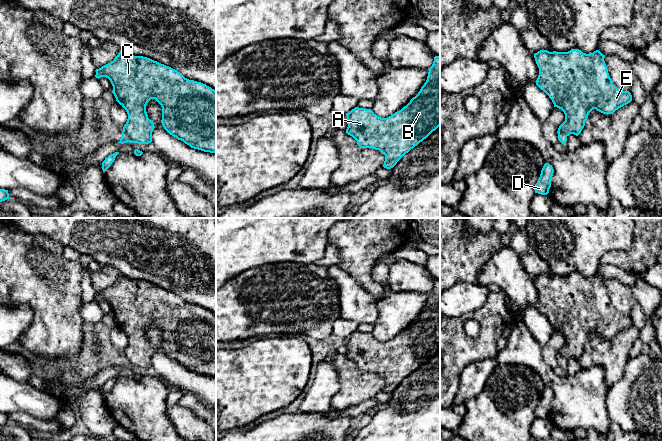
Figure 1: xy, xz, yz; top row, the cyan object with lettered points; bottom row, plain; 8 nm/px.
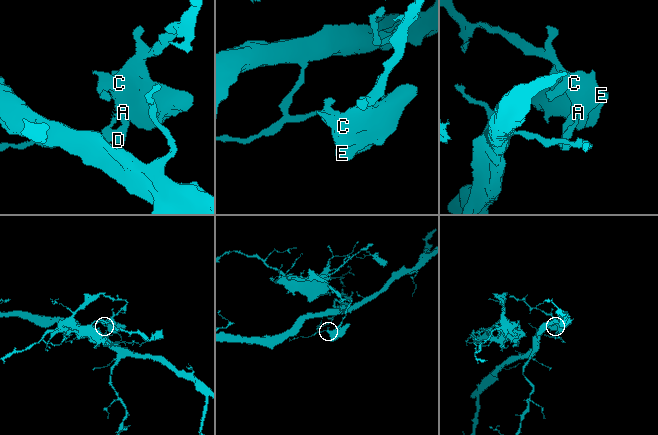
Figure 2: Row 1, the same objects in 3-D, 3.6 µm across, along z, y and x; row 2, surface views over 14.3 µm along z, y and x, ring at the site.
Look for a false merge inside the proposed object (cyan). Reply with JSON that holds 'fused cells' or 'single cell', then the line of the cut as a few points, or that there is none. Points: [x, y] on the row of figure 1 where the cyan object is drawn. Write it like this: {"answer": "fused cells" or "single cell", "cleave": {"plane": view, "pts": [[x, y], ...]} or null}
{"answer": "fused cells", "cleave": {"plane": "xy", "pts": [[123, 129], [129, 141]]}}

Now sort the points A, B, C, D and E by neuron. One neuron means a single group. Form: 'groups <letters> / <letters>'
groups A B C E / D

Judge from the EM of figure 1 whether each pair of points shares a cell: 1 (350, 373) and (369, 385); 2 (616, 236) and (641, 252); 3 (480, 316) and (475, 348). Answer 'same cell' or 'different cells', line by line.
1: same cell
2: different cells
3: same cell

